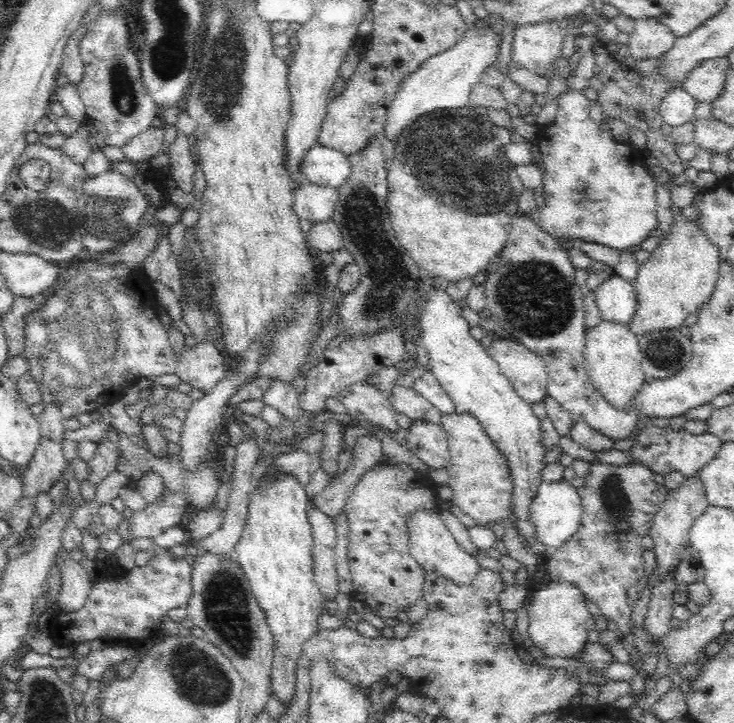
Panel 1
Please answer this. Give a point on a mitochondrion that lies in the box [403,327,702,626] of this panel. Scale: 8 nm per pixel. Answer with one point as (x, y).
(615, 500)

